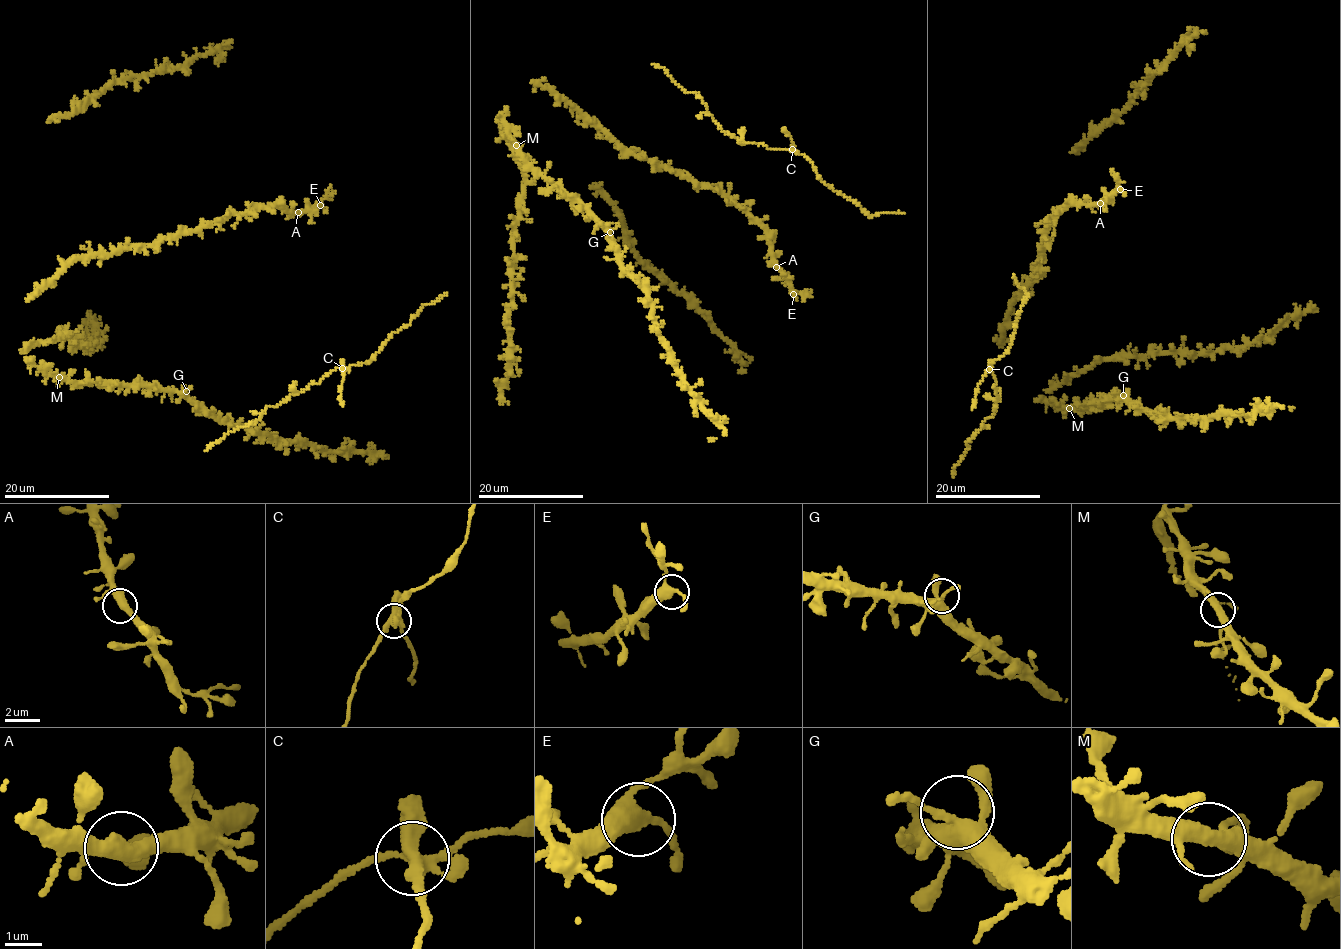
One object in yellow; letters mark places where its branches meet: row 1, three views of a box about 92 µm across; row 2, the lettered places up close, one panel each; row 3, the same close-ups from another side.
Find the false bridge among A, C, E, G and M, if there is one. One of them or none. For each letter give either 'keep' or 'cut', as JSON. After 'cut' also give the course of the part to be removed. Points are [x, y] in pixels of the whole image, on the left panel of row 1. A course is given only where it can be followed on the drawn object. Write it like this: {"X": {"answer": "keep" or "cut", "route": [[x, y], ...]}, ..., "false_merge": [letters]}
{"A": {"answer": "keep"}, "C": {"answer": "cut", "route": [[343, 368], [342, 406]]}, "E": {"answer": "keep"}, "G": {"answer": "keep"}, "M": {"answer": "keep"}, "false_merge": ["C"]}

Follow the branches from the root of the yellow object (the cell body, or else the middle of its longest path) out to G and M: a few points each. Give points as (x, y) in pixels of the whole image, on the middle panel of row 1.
G: (505, 122), (507, 135), (527, 161), (576, 199), (610, 232)
M: (505, 122), (507, 135), (516, 145)

